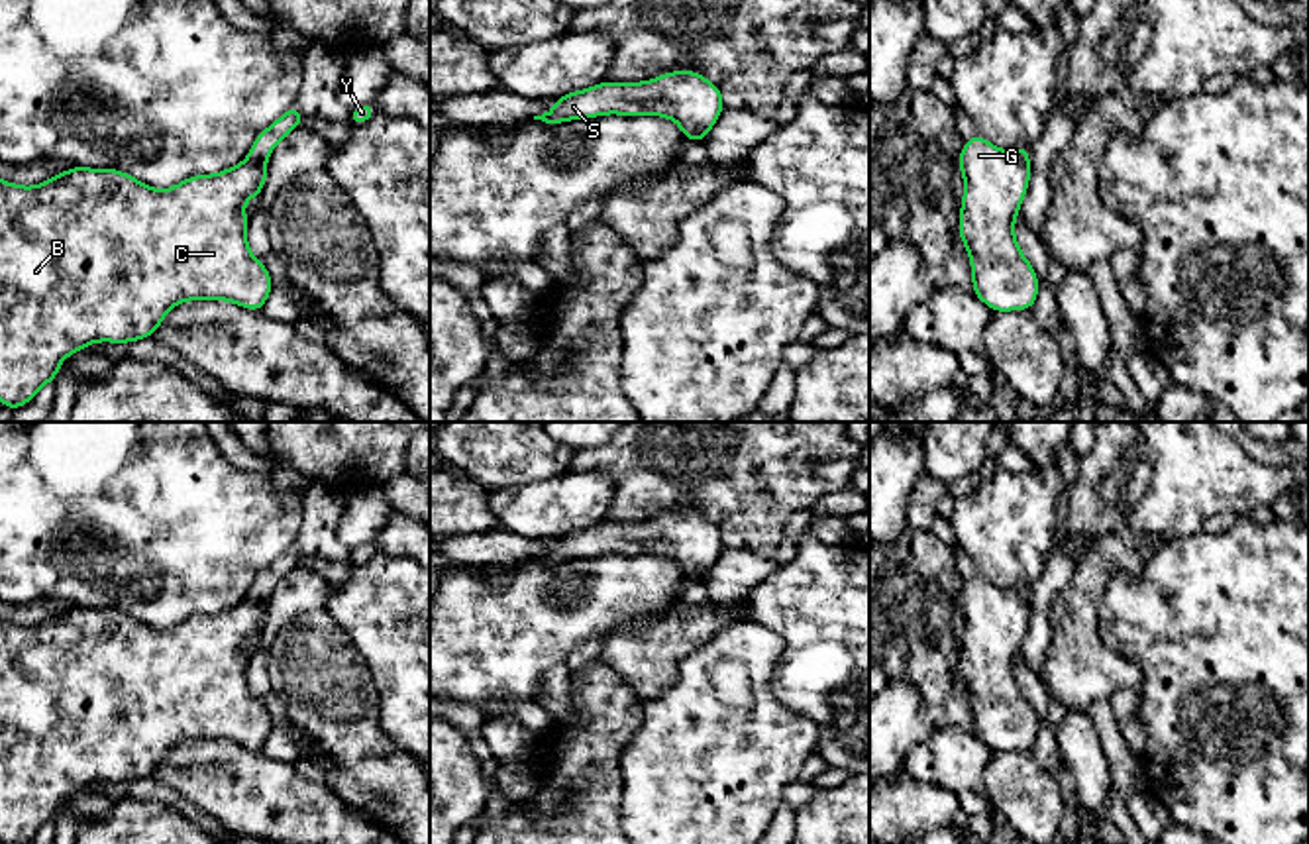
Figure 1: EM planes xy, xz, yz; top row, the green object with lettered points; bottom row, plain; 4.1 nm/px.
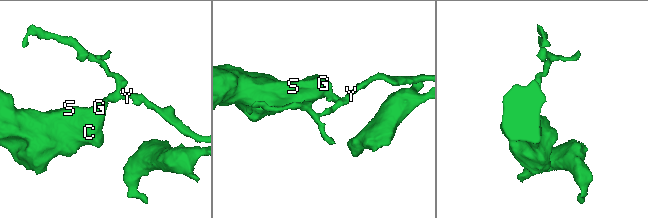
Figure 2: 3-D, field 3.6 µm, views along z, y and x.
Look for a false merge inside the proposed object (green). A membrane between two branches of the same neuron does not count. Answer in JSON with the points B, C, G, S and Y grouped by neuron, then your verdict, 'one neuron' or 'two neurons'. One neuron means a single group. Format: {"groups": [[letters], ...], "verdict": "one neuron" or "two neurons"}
{"groups": [["B", "C", "G", "S"], ["Y"]], "verdict": "two neurons"}

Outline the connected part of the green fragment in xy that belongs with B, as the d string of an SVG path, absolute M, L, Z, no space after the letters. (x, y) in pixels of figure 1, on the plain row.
M245 599L222 612L194 614L183 622L157 630L118 608L71 607L37 626L20 626L0 618L0 844L27 844L35 832L53 822L61 801L94 781L130 783L151 777L167 752L186 740L230 740L247 750L261 752L273 720L265 703L251 695L247 685L247 656L243 644L261 634L267 622L267 601Z

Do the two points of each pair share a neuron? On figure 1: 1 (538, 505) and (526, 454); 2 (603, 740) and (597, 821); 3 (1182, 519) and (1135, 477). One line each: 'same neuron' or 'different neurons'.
1: different neurons
2: same neuron
3: different neurons

